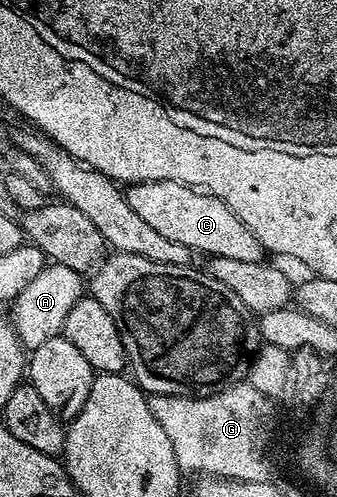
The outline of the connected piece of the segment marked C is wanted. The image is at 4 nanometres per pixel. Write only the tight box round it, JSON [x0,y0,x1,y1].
[125,181,265,263]

